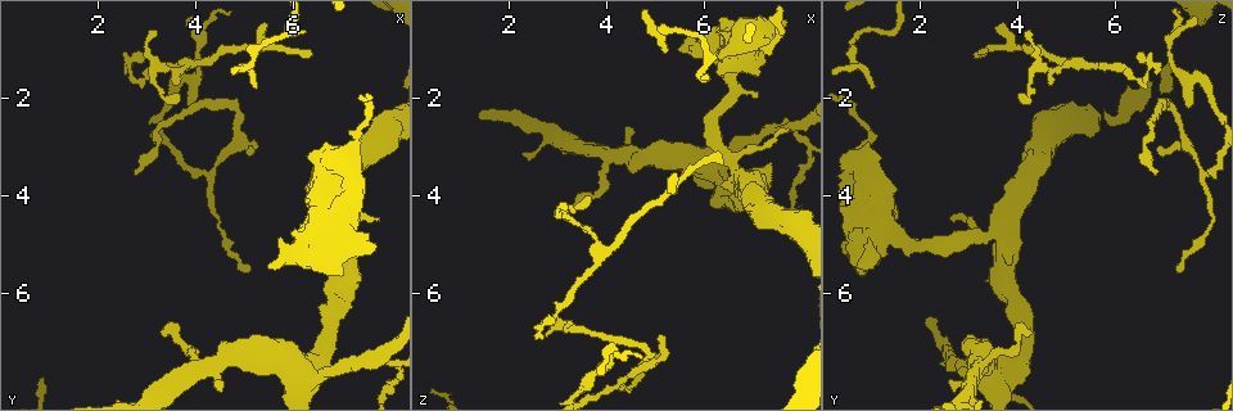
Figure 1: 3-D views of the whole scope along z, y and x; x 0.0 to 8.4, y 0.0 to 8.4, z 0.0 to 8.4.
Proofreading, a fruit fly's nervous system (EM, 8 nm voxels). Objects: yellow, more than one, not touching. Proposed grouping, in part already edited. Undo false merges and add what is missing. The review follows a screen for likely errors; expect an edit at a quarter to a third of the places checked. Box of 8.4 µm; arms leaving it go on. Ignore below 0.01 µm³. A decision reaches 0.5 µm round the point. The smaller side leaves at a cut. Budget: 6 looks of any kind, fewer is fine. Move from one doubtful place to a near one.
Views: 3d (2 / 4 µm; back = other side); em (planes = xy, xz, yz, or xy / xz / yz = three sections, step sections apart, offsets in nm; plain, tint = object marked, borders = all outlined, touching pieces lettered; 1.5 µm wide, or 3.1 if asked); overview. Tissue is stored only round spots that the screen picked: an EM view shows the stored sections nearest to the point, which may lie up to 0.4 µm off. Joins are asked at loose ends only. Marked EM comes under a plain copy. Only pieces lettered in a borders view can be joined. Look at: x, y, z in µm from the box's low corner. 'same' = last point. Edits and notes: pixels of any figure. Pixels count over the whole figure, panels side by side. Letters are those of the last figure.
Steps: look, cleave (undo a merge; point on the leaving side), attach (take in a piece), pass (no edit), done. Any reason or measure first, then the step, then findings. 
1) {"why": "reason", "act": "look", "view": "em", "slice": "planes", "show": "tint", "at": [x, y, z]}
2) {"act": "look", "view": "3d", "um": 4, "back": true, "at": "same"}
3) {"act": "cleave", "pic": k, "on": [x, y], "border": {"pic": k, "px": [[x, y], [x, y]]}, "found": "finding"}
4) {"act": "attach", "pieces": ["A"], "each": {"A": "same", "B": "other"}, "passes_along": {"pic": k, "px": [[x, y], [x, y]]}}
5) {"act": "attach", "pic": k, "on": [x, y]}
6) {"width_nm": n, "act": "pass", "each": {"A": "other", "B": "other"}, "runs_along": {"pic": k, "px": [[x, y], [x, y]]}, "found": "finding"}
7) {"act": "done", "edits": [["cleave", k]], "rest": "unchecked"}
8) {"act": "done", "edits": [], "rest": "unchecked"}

{"why": "tapers out", "act": "look", "view": "3d", "um": 4, "at": [3.15, 0.70, 4.20]}

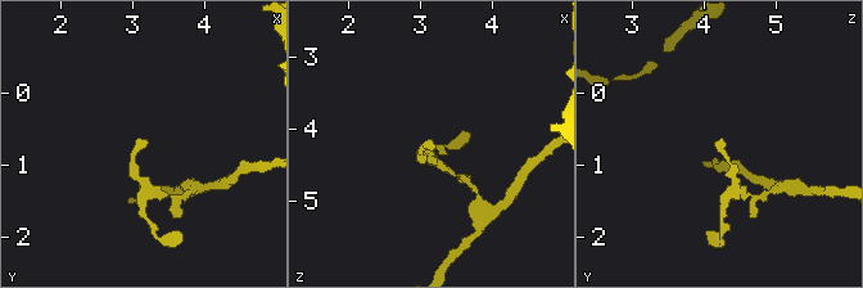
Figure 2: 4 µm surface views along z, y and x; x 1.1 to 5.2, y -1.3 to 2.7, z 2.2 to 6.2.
{"why": "need the tissue", "act": "look", "view": "em", "slice": "yz", "step": 4, "show": "tint", "at": [3.15, 0.65, 4.15]}

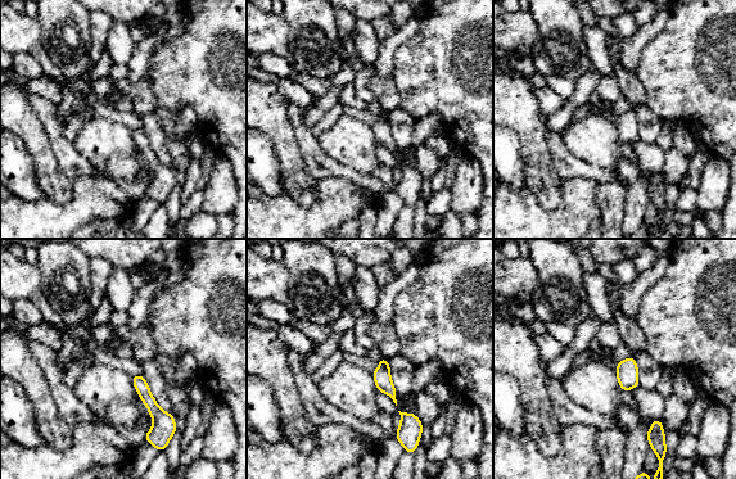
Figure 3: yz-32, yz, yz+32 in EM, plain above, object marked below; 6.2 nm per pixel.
{"why": "another direction", "act": "look", "view": "em", "slice": "planes", "show": "borders", "at": "same"}

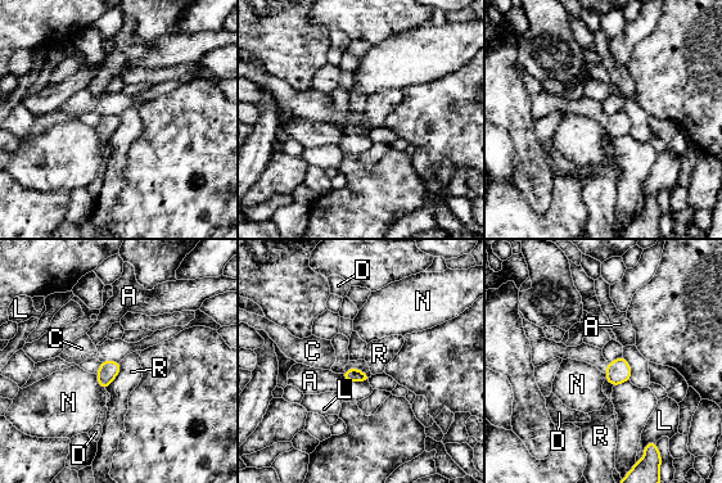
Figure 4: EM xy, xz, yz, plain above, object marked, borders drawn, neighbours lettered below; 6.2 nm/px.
{"width_nm": 80, "act": "pass", "each": {"A": "other", "C": "other", "D": "other", "L": "other", "N": "other", "R": "other"}, "border": {"pic": 4, "px": [[120, 362], [120, 373], [105, 389]]}, "found": "none of them fits"}

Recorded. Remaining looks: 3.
{"why": "branch stops here", "act": "look", "view": "em", "slice": "planes", "show": "tint", "at": [6.20, 3.75, 1.50]}

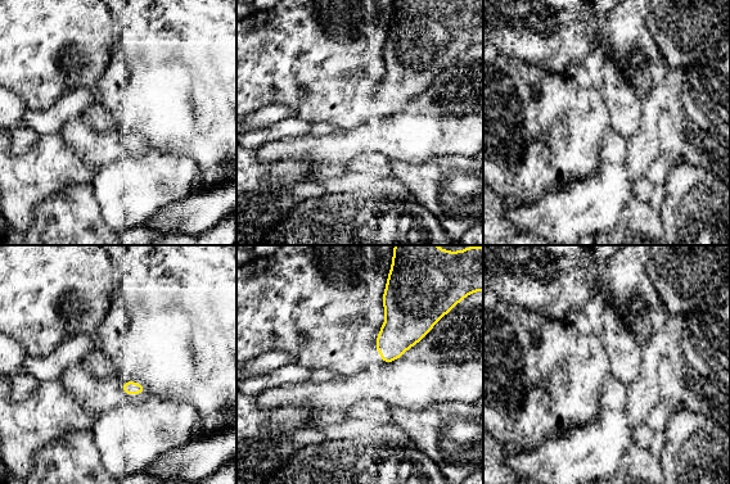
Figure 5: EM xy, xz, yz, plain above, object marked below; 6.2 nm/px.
{"act": "look", "view": "em", "slice": "planes", "show": "borders", "at": "same"}

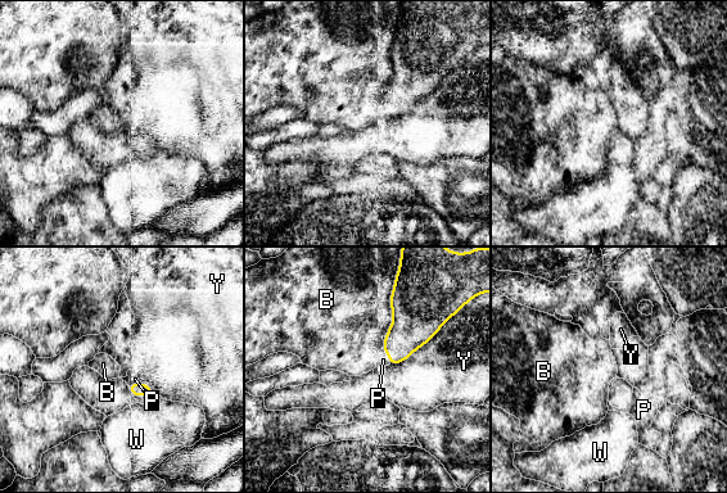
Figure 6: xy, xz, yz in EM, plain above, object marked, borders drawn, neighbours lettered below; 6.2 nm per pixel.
{"act": "pass", "each": {"B": "other", "P": "other", "W": "other", "Y": "other"}, "border": {"pic": 6, "px": [[394, 285], [392, 324], [382, 347]]}, "found": "no lettered piece goes on from it"}

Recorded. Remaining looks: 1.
{"act": "done", "edits": [], "rest": "unchecked"}

